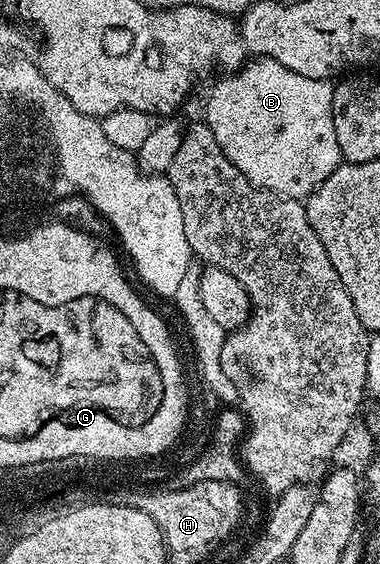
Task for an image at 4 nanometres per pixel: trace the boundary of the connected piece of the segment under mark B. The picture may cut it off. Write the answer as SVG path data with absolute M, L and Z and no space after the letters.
M269 57L255 58L253 61L247 62L240 70L227 74L222 78L226 79L220 80L211 89L210 96L206 99L206 116L204 116L204 122L206 126L212 129L216 141L220 145L220 149L228 157L228 161L232 161L232 165L236 165L236 169L240 169L242 178L249 181L254 187L264 191L271 191L277 195L283 195L289 199L305 200L343 162L342 154L336 141L336 129L334 128L335 84L328 79L313 79L312 77L297 75L292 69L280 65L275 59Z

